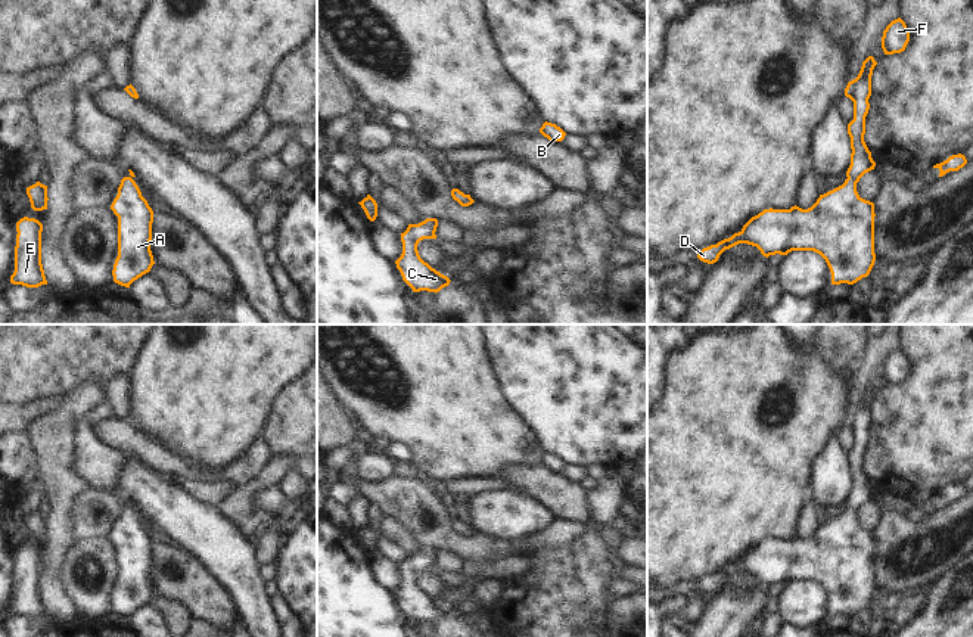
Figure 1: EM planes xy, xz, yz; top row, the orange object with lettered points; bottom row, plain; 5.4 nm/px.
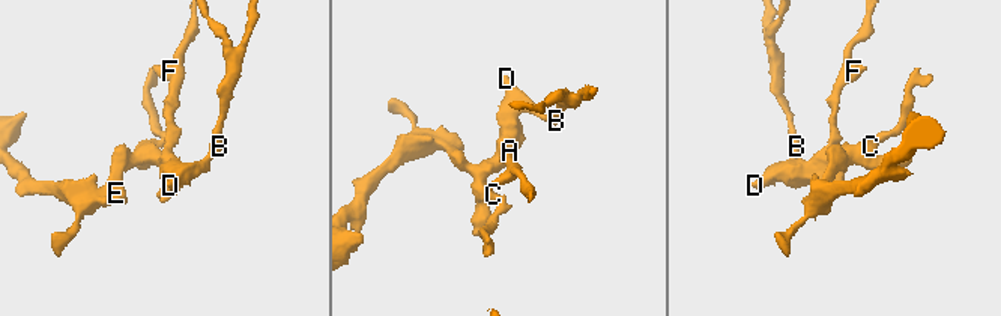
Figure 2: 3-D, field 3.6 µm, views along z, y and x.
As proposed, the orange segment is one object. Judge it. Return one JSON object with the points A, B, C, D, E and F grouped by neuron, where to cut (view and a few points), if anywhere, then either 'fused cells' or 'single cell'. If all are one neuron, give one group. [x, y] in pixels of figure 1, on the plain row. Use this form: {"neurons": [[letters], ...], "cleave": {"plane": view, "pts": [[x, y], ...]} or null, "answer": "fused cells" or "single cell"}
{"neurons": [["A", "B", "C", "D", "E", "F"]], "cleave": null, "answer": "single cell"}

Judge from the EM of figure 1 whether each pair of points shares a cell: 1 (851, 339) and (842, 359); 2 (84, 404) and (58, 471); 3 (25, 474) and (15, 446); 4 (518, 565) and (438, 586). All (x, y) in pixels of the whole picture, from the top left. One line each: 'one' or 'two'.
1: one
2: one
3: one
4: two

